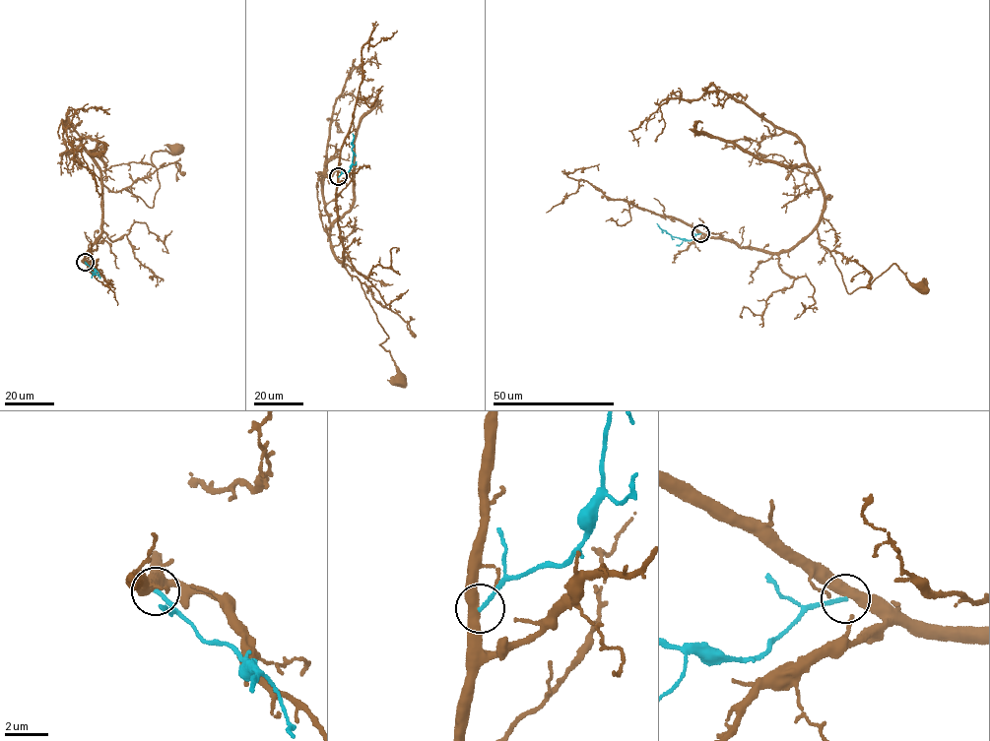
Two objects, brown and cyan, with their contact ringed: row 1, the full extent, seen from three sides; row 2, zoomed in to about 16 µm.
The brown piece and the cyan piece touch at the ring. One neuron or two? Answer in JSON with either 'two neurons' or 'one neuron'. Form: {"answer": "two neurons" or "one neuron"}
{"answer": "two neurons"}

